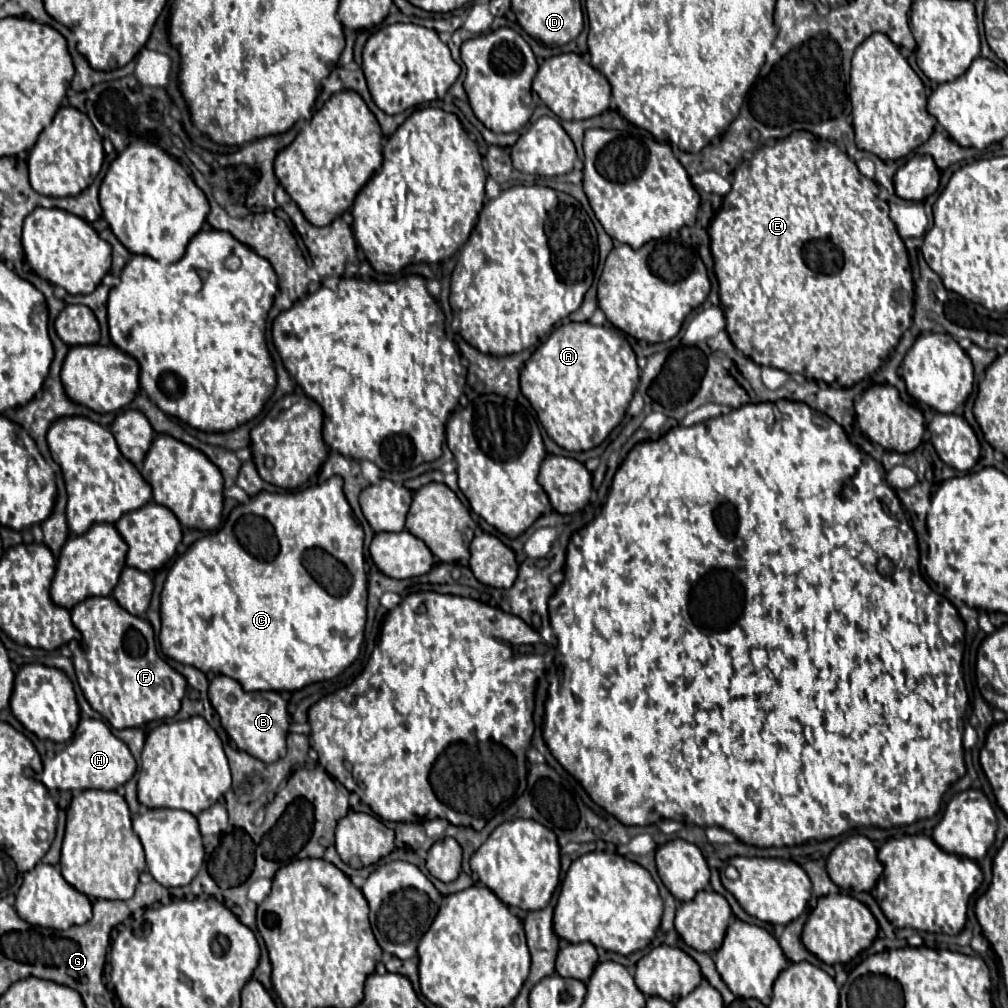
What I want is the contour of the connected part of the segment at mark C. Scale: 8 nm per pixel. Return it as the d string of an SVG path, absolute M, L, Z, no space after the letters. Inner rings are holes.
M331 477L329 481L289 493L267 493L251 497L249 503L237 505L225 525L199 541L195 541L185 555L181 555L171 567L163 593L161 593L161 651L179 663L193 665L203 673L217 673L235 679L245 691L297 691L311 683L327 681L343 673L359 655L367 617L367 575L363 559L363 527L357 523L353 509L345 501L341 477Z

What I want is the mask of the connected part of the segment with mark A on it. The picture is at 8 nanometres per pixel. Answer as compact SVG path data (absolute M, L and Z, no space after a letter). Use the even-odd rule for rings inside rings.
M567 323L531 355L520 373L521 393L537 411L547 435L567 451L601 445L621 423L639 383L635 353L615 329Z

